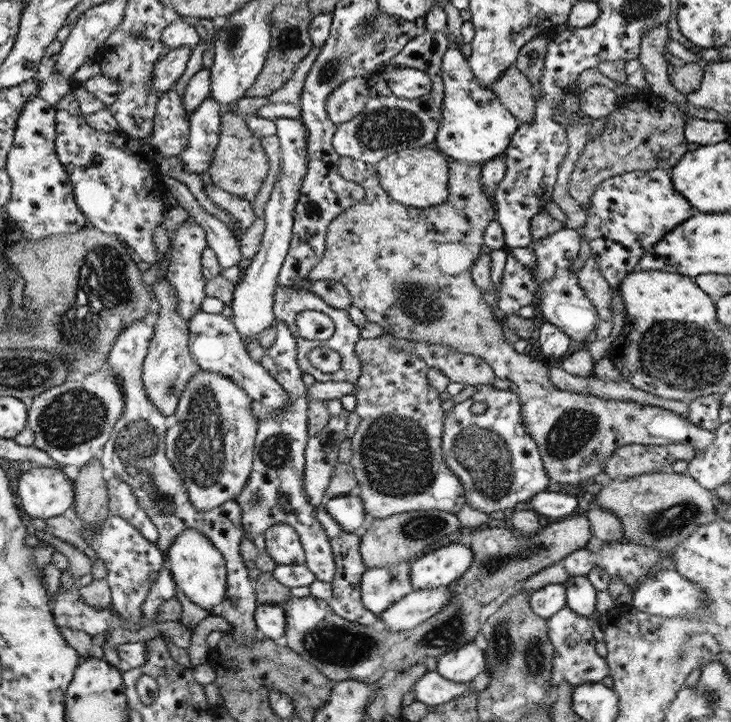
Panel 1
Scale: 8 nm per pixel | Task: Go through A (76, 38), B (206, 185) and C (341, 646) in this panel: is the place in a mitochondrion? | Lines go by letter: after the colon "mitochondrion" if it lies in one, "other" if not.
A: other
B: other
C: mitochondrion

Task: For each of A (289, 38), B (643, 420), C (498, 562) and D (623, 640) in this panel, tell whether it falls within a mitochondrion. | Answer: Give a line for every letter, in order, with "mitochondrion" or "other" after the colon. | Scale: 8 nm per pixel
A: mitochondrion
B: other
C: mitochondrion
D: other

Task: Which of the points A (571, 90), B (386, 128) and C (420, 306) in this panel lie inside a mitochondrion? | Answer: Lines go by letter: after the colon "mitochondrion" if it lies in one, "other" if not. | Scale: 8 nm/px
A: other
B: mitochondrion
C: mitochondrion

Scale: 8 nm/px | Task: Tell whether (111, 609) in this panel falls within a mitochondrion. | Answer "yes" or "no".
no

